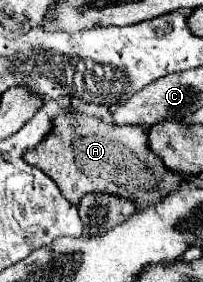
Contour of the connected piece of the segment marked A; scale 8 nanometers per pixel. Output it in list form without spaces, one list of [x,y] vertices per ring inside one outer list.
[[[81,112],[55,116],[49,136],[43,138],[43,144],[27,150],[23,160],[55,180],[63,196],[73,204],[79,204],[85,192],[109,192],[135,200],[137,210],[141,210],[173,192],[183,180],[179,174],[167,170],[147,148],[147,132],[141,126],[109,124],[97,116]]]

